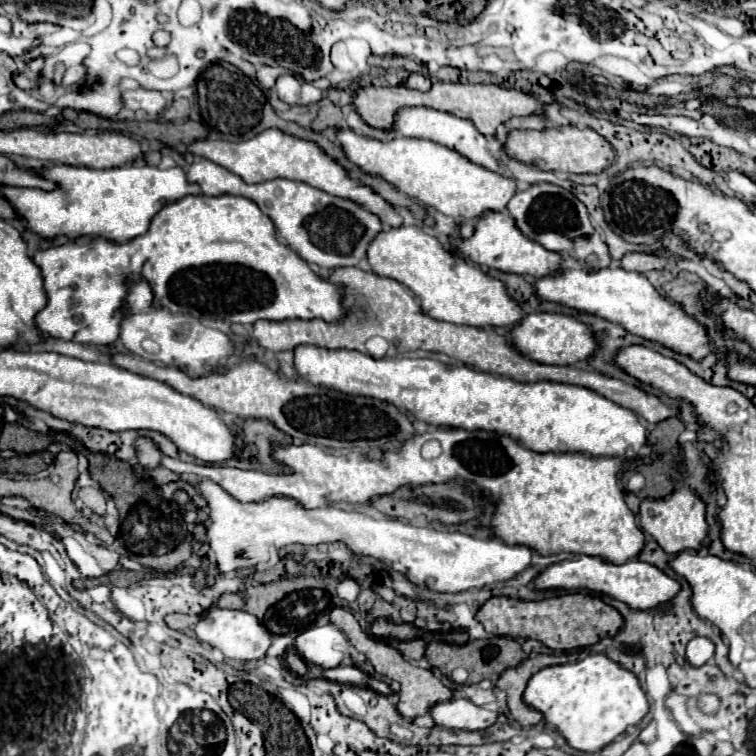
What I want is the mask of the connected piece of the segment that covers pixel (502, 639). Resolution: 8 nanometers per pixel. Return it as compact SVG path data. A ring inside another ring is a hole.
M491 636L487 640L473 640L473 642L467 642L463 646L457 646L457 644L445 644L445 642L431 642L427 646L427 652L425 652L427 660L437 666L443 674L451 674L455 668L465 668L469 672L469 678L467 678L467 684L477 684L485 678L489 678L491 682L495 682L499 678L499 674L511 666L517 666L519 662L523 662L529 654L521 648L521 644L509 636Z

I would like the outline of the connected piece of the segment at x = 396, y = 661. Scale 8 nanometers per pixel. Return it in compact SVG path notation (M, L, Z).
M333 608L333 612L329 616L331 616L331 622L347 634L347 638L351 640L351 644L355 644L355 648L367 656L367 660L375 666L375 672L379 672L381 676L391 678L391 680L395 680L395 682L401 684L399 702L397 702L397 710L401 712L401 716L407 716L407 718L425 716L425 714L429 714L429 708L433 708L433 704L447 702L447 700L453 698L453 690L447 688L431 670L425 670L425 668L409 664L399 650L395 650L393 646L389 646L385 641L365 634L359 624L353 626L353 622L357 622L357 620L351 614L349 608Z

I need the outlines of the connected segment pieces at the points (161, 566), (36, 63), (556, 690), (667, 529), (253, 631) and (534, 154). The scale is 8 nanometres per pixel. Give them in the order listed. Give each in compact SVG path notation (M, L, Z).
M185 540L181 542L175 550L163 554L163 556L145 556L145 558L139 558L139 562L147 568L153 568L153 570L161 570L161 572L171 572L175 570L179 564L183 564L187 558L191 558L191 542Z
M37 56L29 62L25 62L25 68L23 70L17 70L13 72L13 84L31 92L31 90L39 90L41 82L45 80L43 78L43 70L45 70L45 64L47 64L47 58L45 56Z
M591 654L573 664L547 666L539 670L531 676L523 700L531 708L539 710L545 720L567 738L569 746L583 752L605 748L629 726L639 724L649 712L649 704L637 676L605 654Z
M681 482L671 496L663 500L645 500L641 504L639 522L641 528L649 536L653 536L667 554L679 554L683 550L703 548L703 542L709 534L709 524L705 520L705 514L707 514L707 504L703 502L703 498L697 496L687 482Z
M213 606L197 622L195 634L201 642L207 642L207 644L219 648L227 658L241 660L241 662L261 660L271 646L271 634L267 632L267 628L253 614L249 614L245 610L223 610L223 608Z
M561 126L549 130L509 130L507 152L511 158L533 164L539 170L563 170L567 174L599 174L615 162L611 144L595 130Z

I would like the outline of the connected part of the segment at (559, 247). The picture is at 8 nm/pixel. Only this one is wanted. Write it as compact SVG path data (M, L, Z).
M535 184L523 192L517 192L507 204L507 210L515 218L519 230L531 240L545 246L547 250L559 252L565 258L575 258L581 262L595 258L599 268L605 268L611 264L607 244L591 226L587 208L583 206L583 202L575 198L573 192L553 184Z

